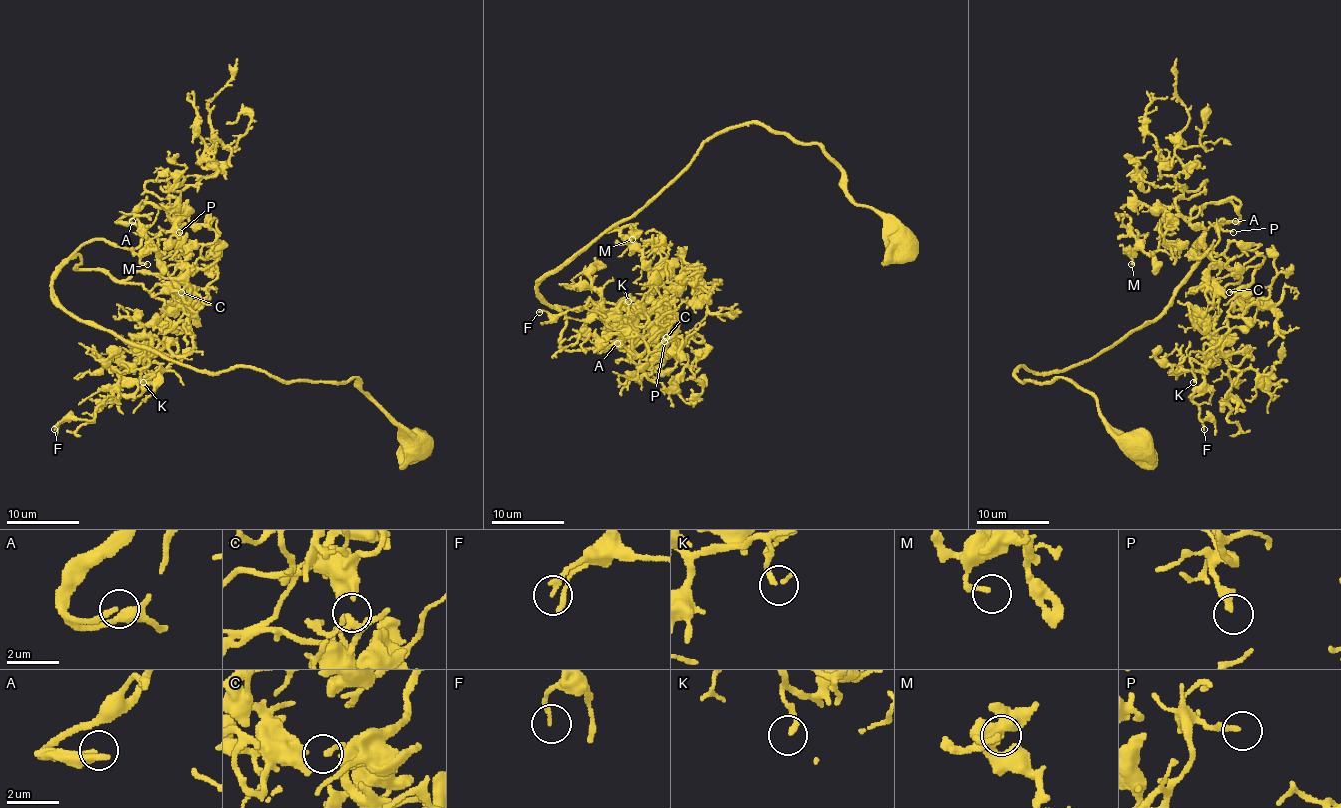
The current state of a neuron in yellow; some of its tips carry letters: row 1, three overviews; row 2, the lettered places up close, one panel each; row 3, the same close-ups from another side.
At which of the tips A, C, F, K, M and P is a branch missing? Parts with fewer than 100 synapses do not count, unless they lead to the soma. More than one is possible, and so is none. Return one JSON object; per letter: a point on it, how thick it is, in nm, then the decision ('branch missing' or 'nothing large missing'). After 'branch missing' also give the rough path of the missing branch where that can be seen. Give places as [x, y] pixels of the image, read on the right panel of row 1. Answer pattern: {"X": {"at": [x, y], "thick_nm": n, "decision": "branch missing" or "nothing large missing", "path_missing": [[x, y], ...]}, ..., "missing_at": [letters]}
{"A": {"at": [1235, 221], "thick_nm": 190, "decision": "branch missing", "path_missing": [[1235, 221], [1244, 206], [1235, 197], [1211, 201], [1228, 188], [1235, 215], [1244, 217], [1275, 208], [1282, 226]]}, "C": {"at": [1229, 292], "thick_nm": 130, "decision": "nothing large missing"}, "F": {"at": [1204, 429], "thick_nm": 160, "decision": "nothing large missing"}, "K": {"at": [1193, 382], "thick_nm": 180, "decision": "nothing large missing"}, "M": {"at": [1131, 264], "thick_nm": 200, "decision": "nothing large missing"}, "P": {"at": [1233, 232], "thick_nm": 240, "decision": "nothing large missing"}, "missing_at": ["A"]}

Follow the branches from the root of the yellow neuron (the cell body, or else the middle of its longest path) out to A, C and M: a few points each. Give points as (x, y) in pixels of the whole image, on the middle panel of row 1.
A: (902, 245), (817, 143), (757, 123), (722, 129), (537, 285), (572, 310), (623, 305), (603, 339), (617, 343)
C: (902, 245), (817, 143), (722, 129), (537, 285), (568, 350), (661, 345), (659, 366), (666, 337)
M: (902, 245), (817, 143), (757, 123), (537, 285), (623, 305), (606, 348), (664, 290), (632, 239)

